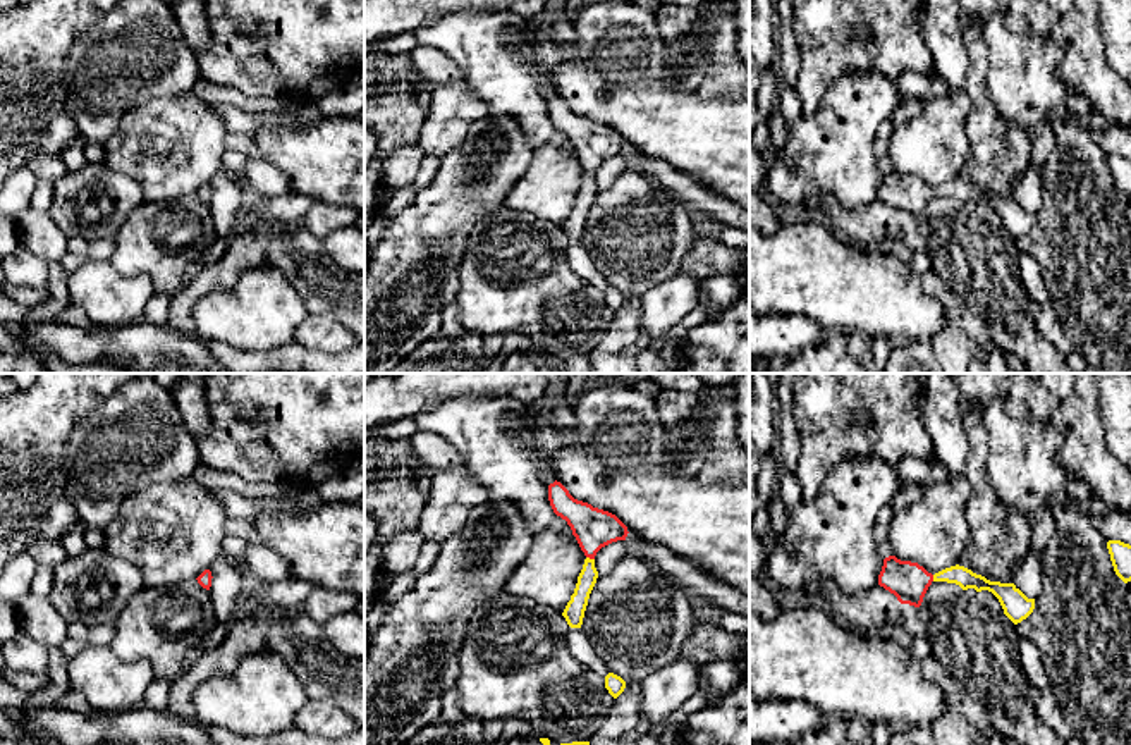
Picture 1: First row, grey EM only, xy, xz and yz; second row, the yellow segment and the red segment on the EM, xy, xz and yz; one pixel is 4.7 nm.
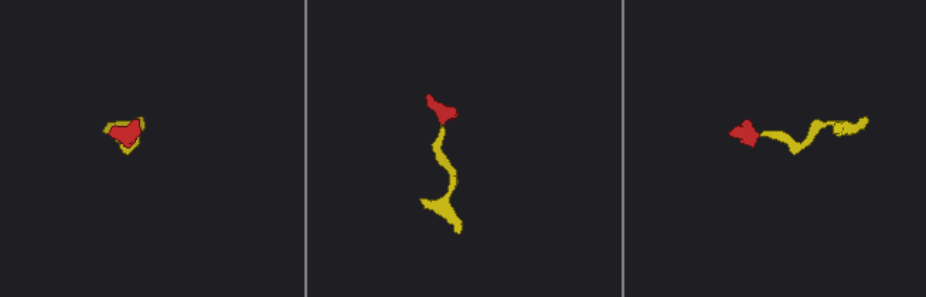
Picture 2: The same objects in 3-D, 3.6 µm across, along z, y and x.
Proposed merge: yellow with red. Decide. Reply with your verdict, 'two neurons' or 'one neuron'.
one neuron

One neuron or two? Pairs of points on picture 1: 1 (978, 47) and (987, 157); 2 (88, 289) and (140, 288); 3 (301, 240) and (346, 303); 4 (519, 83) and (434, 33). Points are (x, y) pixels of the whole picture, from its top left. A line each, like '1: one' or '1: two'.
1: one
2: one
3: one
4: one

